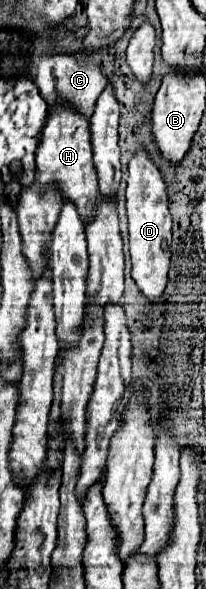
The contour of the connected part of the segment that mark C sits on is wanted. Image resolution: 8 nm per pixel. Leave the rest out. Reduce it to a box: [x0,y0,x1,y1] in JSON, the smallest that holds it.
[35,54,107,118]

